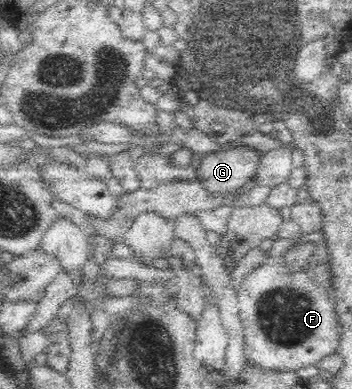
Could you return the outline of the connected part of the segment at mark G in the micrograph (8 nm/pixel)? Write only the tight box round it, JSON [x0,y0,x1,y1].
[197,145,261,193]

